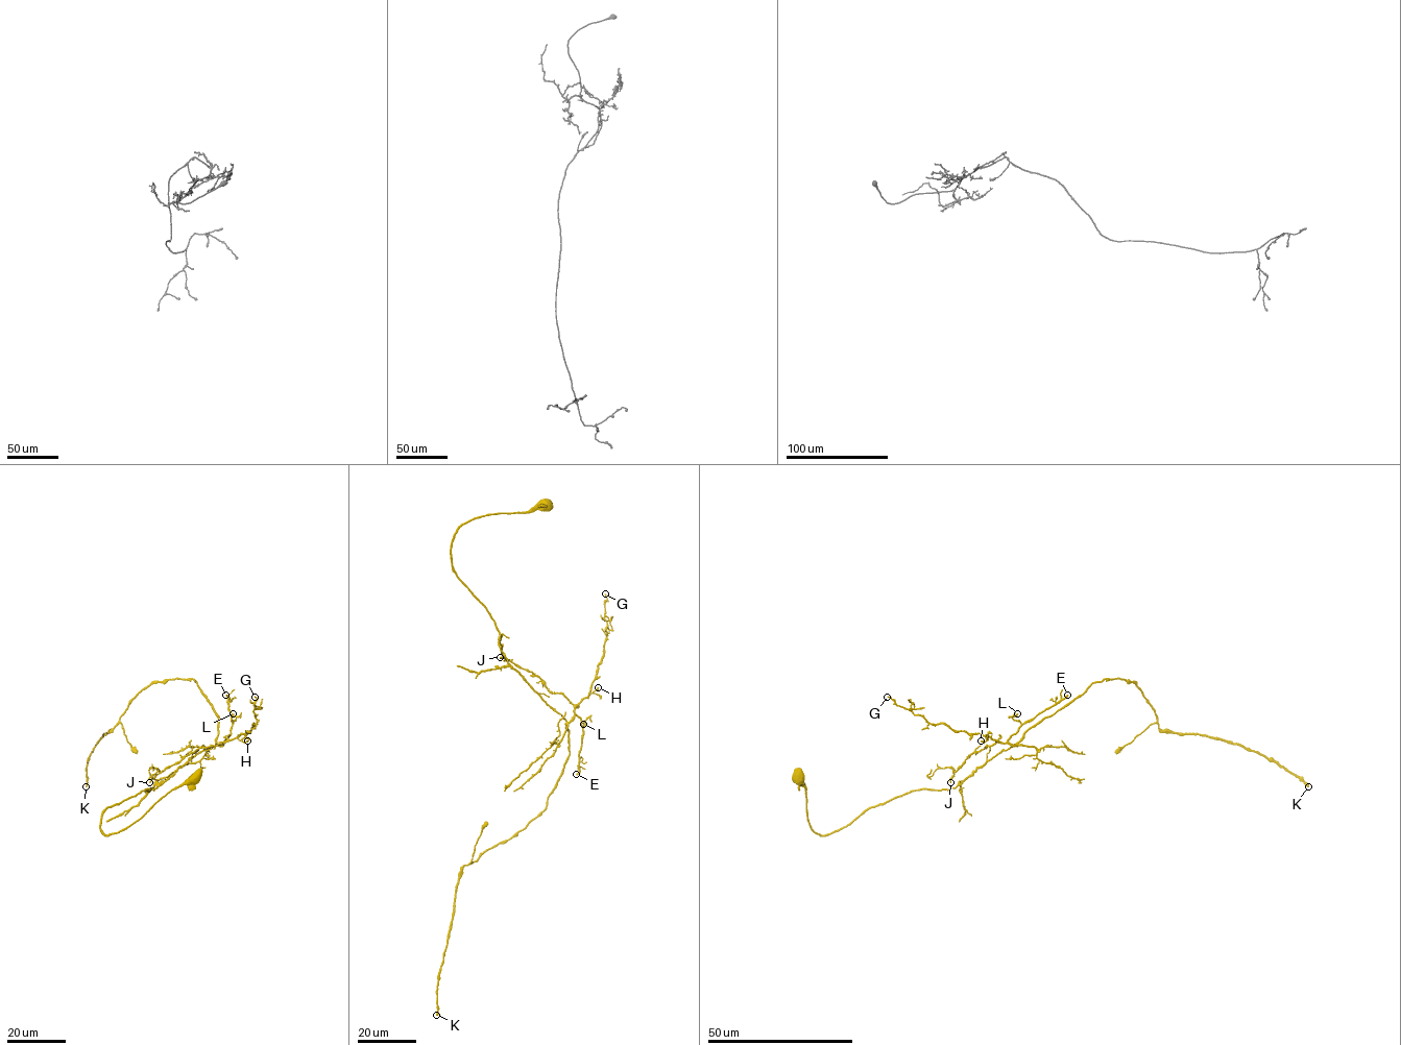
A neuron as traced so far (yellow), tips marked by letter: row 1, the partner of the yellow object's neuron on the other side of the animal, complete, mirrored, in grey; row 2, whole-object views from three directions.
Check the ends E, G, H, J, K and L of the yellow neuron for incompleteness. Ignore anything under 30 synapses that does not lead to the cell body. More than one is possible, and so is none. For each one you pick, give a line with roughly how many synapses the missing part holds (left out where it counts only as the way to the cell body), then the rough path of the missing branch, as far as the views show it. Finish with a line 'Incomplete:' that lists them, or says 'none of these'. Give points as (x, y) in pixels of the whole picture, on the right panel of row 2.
E: about 60 synapses; missing branch runs (1067, 695), (1101, 660), (1117, 636), (1116, 627)
J: about 30 synapses; missing branch runs (950, 782), (952, 804), (959, 818), (956, 826), (934, 849)
K: about 160 synapses
Incomplete: E, J, K

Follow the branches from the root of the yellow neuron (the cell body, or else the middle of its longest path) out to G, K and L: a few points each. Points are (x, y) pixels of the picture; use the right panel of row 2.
G: (797, 777), (804, 786), (810, 827), (826, 834), (913, 791), (955, 788), (1015, 745), (931, 724), (887, 697)
K: (797, 777), (826, 834), (955, 788), (1119, 678), (1161, 729), (1241, 745), (1308, 786)
L: (797, 777), (810, 827), (826, 834), (913, 791), (955, 788), (1015, 745), (1008, 739), (1017, 713)

